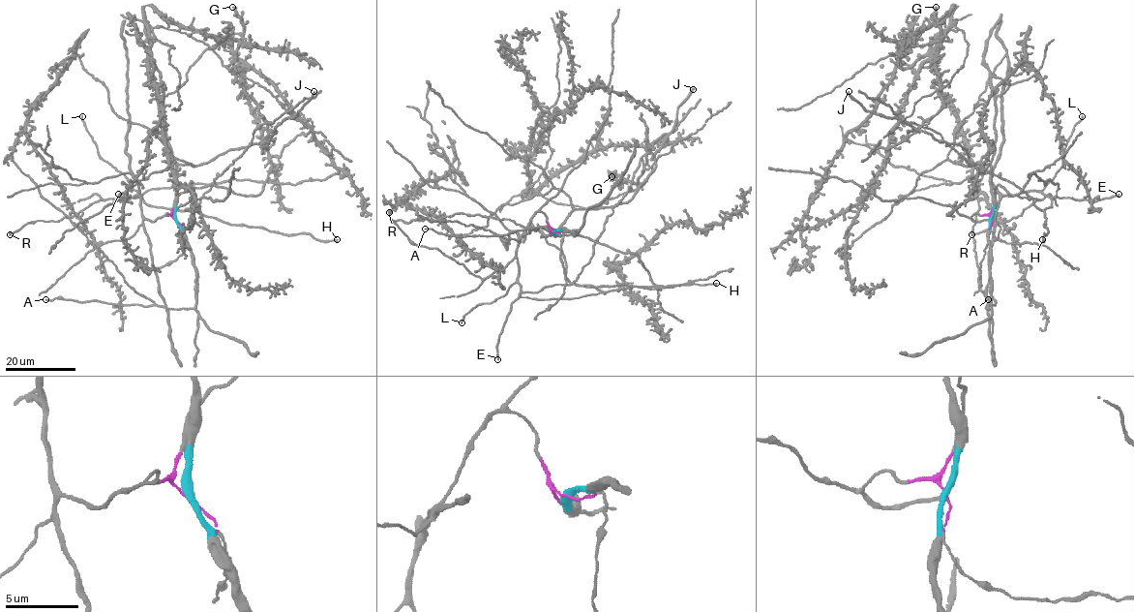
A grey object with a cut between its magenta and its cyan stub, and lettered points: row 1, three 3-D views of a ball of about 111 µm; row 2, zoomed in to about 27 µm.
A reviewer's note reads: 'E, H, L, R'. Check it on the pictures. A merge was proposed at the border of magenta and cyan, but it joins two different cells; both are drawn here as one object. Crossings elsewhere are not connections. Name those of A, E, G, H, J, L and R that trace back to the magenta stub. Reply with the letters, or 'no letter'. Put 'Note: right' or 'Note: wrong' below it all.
E, H, L, R
Note: right

